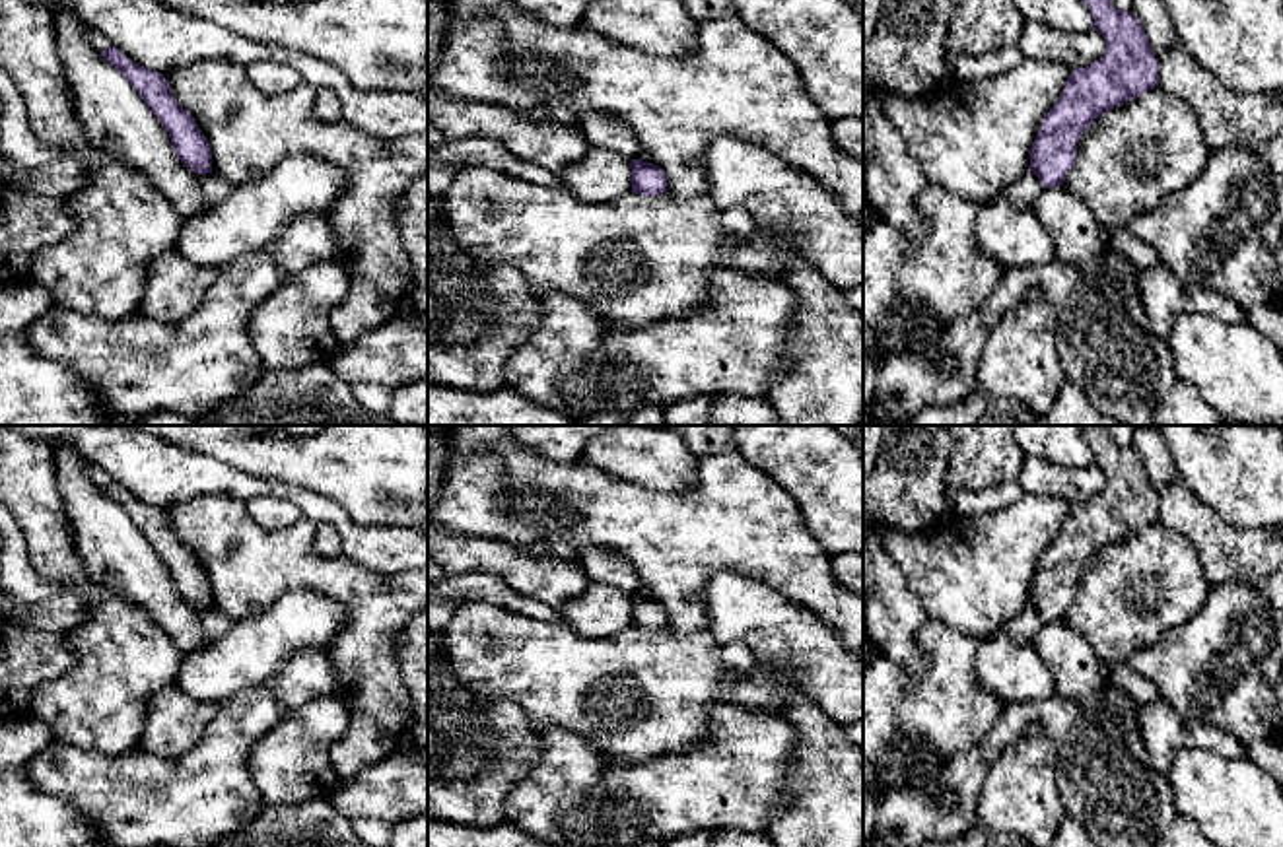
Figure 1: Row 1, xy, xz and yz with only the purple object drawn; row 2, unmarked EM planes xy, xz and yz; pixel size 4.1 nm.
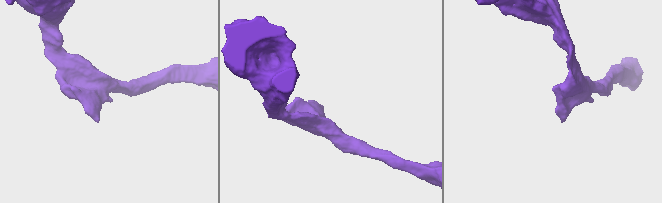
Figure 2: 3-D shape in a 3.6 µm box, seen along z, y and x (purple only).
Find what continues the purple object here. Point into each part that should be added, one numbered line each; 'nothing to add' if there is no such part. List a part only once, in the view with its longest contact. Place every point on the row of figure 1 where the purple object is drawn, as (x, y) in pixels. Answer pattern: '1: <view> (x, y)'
1: xz (601, 131)

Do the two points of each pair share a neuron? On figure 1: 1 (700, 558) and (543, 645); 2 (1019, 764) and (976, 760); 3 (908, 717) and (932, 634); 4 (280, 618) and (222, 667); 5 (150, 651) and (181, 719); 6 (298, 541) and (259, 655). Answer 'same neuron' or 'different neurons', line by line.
1: different neurons
2: different neurons
3: same neuron
4: same neuron
5: different neurons
6: different neurons

